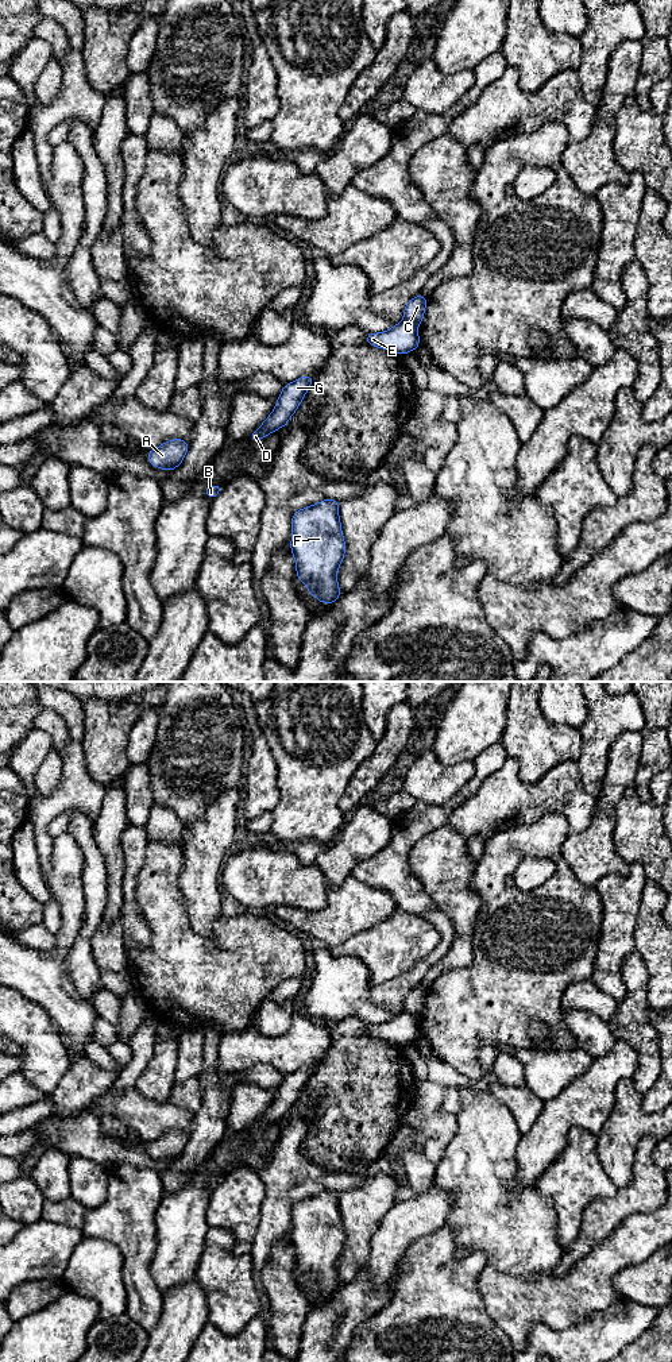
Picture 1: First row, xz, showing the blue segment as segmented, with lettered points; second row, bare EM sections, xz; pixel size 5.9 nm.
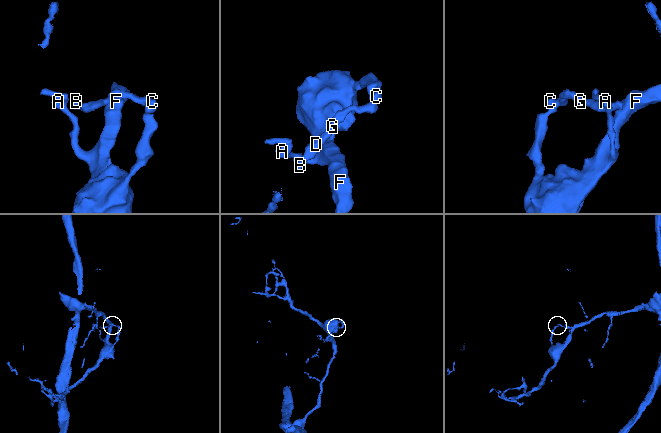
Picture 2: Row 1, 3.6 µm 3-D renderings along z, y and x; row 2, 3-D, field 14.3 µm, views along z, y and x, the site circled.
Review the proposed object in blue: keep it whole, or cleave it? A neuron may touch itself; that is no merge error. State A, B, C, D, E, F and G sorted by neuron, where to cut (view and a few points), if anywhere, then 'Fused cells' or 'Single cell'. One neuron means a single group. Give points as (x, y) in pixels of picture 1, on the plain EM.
Groups: A C F / B D E G. Split along xz (405, 1011), (416, 1018). Fused cells

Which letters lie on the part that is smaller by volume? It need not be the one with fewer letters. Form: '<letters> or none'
B, D, E, G

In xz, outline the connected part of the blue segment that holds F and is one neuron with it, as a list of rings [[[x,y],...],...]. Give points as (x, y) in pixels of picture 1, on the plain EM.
[[[327,1189],[300,1200],[293,1205],[290,1216],[297,1269],[321,1295],[335,1295],[341,1286],[336,1263],[345,1245],[339,1193]]]

